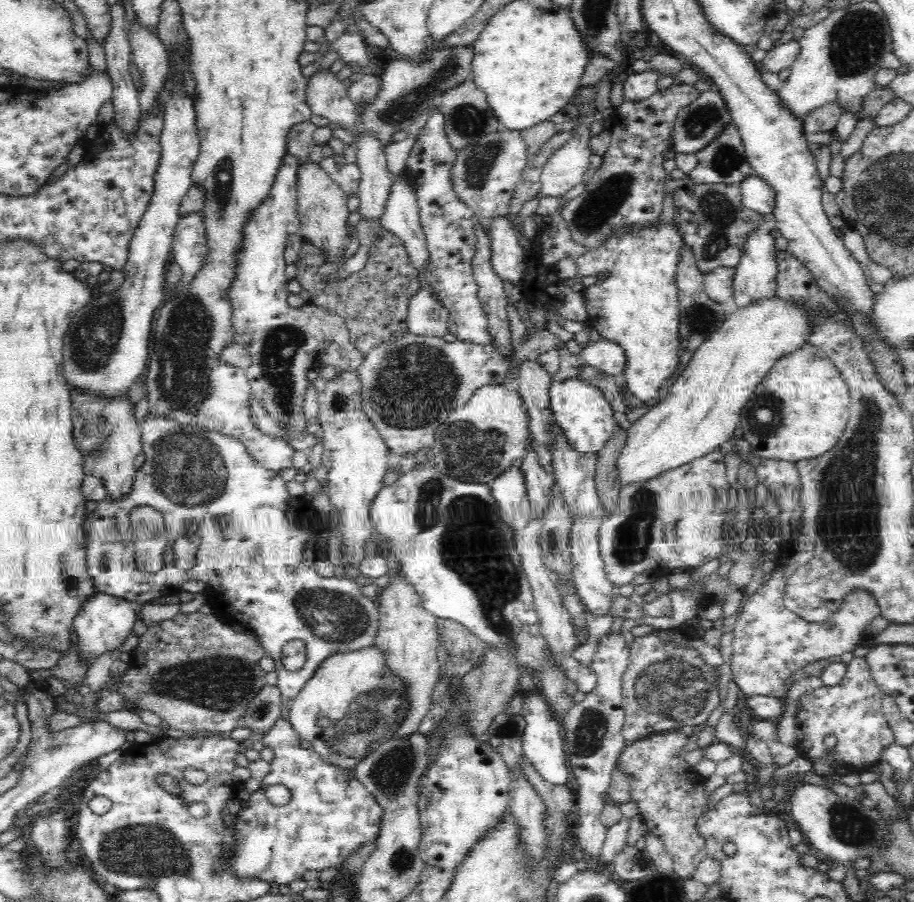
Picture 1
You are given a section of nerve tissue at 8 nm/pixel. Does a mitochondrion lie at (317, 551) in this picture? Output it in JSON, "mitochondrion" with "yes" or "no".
{"mitochondrion":"no"}

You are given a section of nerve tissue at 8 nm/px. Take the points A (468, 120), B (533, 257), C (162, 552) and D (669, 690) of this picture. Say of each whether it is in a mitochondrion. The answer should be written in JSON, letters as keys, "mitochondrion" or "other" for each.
{"A":"mitochondrion","B":"other","C":"other","D":"mitochondrion"}

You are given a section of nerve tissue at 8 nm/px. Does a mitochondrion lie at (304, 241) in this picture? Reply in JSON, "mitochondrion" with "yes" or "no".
{"mitochondrion":"no"}

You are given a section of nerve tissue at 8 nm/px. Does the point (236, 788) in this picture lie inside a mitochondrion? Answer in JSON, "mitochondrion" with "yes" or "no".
{"mitochondrion":"no"}

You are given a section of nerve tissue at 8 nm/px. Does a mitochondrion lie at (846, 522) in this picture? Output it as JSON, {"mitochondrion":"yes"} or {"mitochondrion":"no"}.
{"mitochondrion":"yes"}

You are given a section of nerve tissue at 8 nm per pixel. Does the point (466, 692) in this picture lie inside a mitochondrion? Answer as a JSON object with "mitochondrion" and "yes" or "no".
{"mitochondrion":"no"}

